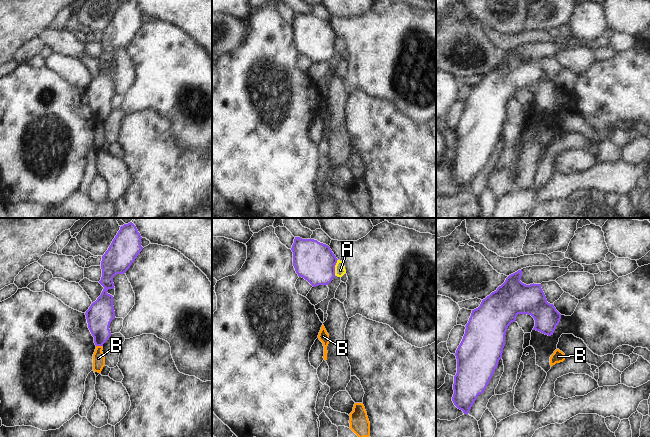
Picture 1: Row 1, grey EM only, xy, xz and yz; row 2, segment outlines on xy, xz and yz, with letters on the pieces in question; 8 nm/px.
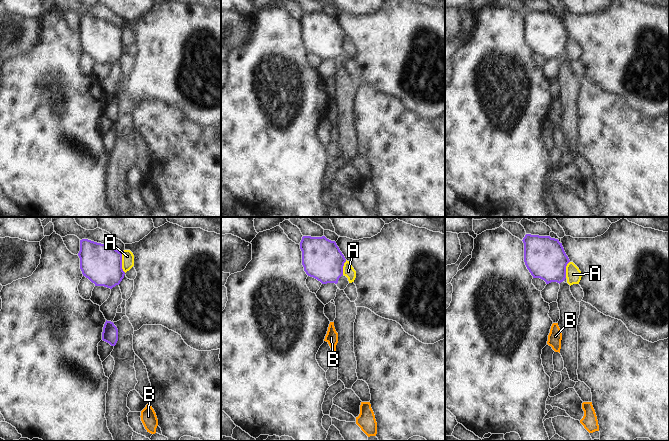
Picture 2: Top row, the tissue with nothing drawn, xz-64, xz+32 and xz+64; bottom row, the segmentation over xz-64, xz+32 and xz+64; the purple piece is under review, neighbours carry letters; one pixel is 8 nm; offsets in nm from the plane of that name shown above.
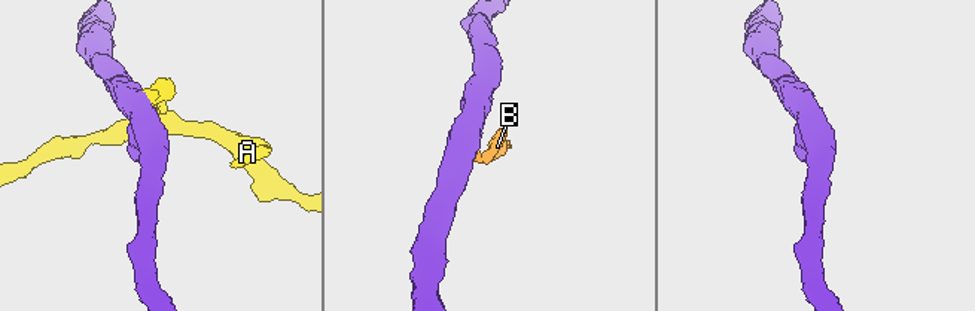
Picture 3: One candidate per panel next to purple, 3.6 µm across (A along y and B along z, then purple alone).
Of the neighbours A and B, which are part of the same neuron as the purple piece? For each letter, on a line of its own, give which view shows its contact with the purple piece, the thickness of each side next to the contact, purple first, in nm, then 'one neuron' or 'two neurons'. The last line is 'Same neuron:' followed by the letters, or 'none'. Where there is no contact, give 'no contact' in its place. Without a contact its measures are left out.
A: meets purple in xz; 320 nm thick on the purple side, 80 nm on the other; two neurons
B: meets purple in xy; 220 nm thick on the purple side, 100 nm on the other; two neurons
Same neuron: none

